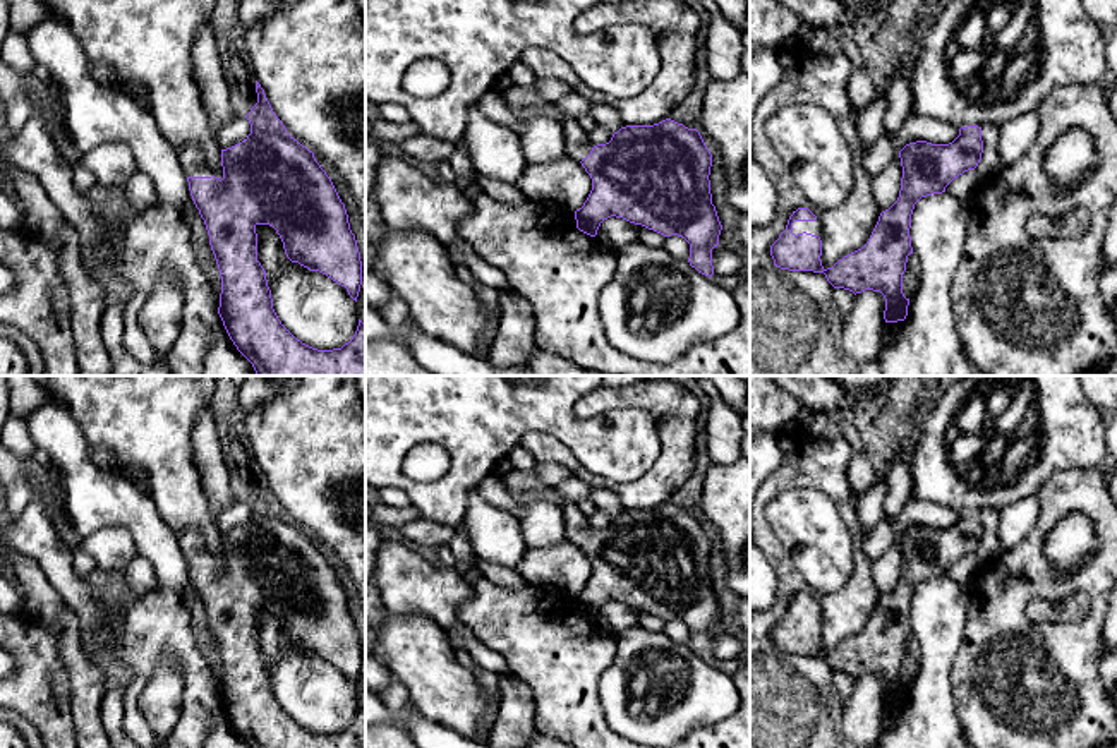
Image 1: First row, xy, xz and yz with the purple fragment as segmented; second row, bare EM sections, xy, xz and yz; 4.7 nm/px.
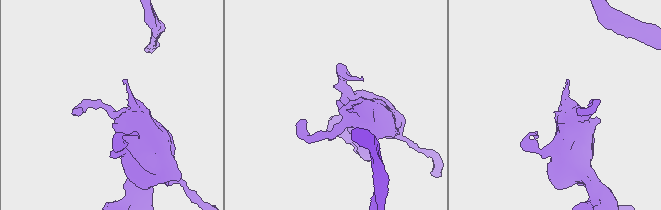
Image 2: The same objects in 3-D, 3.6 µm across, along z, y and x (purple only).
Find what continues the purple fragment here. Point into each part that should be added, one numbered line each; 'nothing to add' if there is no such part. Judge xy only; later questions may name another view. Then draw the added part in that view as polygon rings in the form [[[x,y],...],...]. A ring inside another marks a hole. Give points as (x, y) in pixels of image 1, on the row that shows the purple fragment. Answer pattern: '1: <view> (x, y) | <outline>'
1: xy (193, 160) | [[[187,144],[177,149],[177,153],[178,153],[178,161],[187,177],[211,177],[213,175],[206,163],[204,151],[199,146]]]

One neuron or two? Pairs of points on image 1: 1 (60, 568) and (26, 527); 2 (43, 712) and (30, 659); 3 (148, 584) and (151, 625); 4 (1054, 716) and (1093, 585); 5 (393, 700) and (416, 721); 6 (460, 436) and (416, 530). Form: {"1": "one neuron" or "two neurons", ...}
{"1": "one neuron", "2": "one neuron", "3": "two neurons", "4": "one neuron", "5": "two neurons", "6": "two neurons"}

